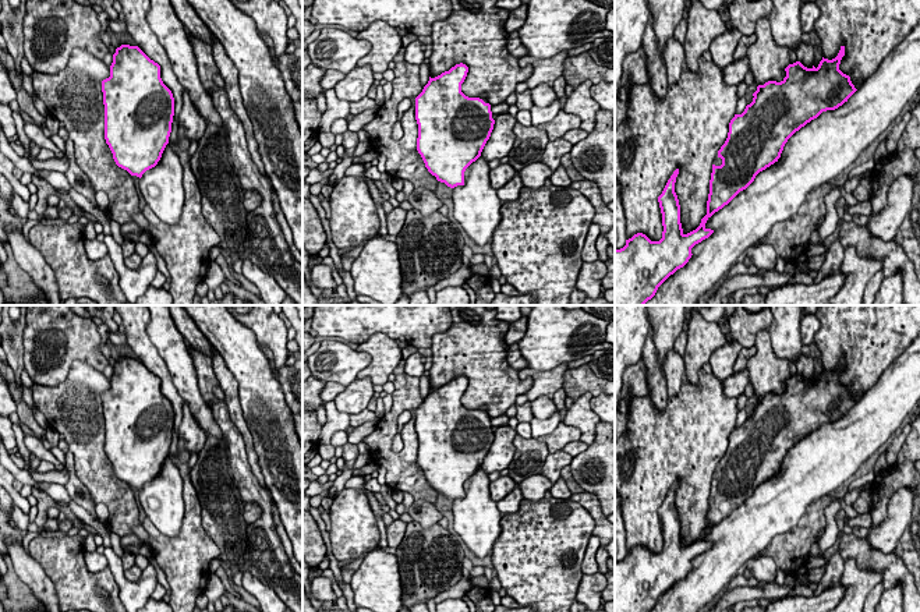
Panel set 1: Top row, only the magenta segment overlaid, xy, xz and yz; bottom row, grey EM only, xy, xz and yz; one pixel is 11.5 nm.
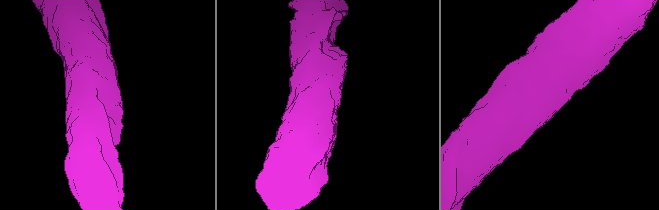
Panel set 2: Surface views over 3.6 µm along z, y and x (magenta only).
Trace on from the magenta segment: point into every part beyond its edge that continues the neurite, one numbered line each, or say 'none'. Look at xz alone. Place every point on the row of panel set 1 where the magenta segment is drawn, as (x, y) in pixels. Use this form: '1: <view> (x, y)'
none

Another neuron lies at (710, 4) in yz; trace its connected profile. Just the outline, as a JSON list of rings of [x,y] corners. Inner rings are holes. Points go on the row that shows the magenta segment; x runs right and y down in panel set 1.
[[[698,0],[703,3],[703,6],[707,10],[719,10],[722,4],[725,4],[728,8],[722,13],[722,20],[725,22],[726,29],[732,29],[732,20],[729,14],[729,6],[733,3],[733,0]]]

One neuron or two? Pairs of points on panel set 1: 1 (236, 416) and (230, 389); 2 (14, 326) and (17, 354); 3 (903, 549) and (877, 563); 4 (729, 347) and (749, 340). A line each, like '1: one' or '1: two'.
1: one
2: one
3: two
4: two

